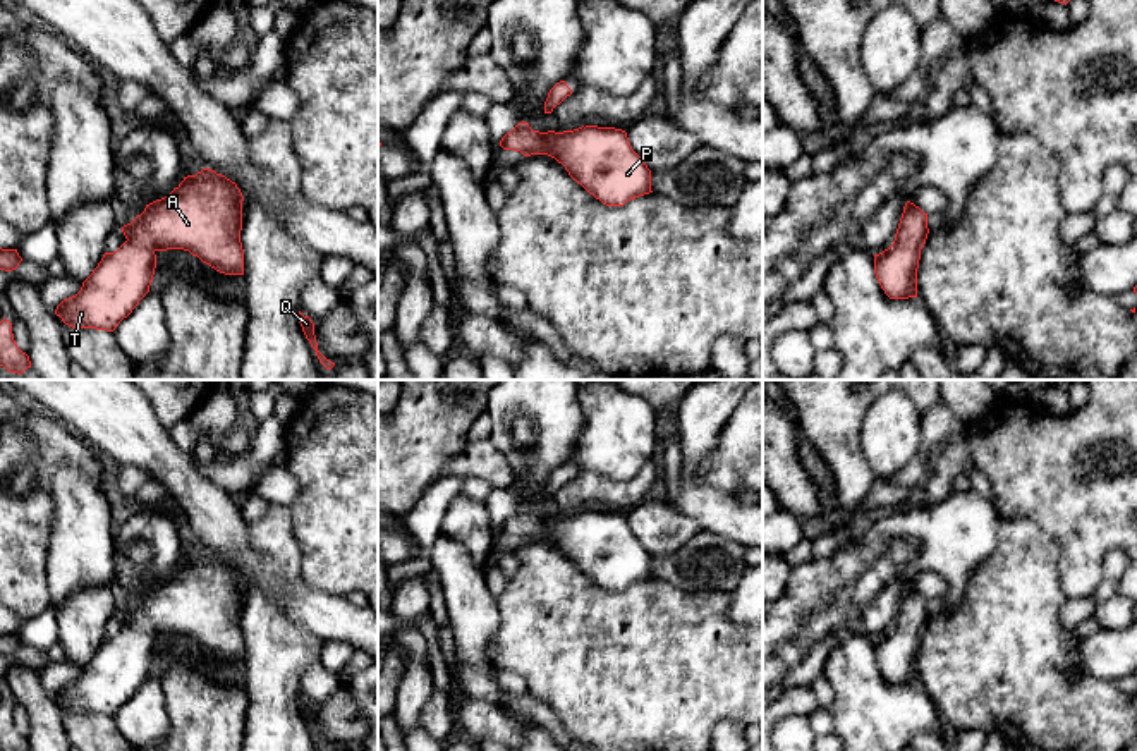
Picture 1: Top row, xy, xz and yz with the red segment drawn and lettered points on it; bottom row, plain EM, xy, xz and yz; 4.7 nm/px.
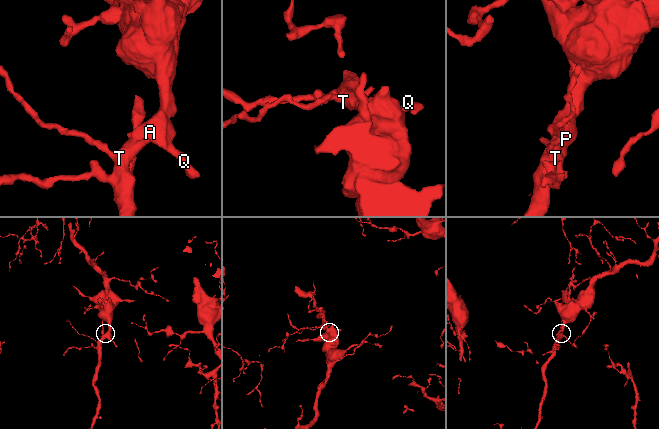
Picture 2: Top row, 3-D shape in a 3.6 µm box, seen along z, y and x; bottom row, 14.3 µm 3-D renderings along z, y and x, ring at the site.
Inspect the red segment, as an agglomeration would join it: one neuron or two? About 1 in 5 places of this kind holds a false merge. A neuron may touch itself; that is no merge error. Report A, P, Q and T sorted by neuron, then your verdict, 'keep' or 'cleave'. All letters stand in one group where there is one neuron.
groups A P Q T; keep

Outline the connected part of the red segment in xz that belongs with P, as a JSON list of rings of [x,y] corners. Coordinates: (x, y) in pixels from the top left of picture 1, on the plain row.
[[[522,505],[502,522],[500,531],[524,541],[555,543],[577,569],[606,591],[623,591],[653,577],[651,555],[622,514],[582,510],[563,517],[539,517]]]

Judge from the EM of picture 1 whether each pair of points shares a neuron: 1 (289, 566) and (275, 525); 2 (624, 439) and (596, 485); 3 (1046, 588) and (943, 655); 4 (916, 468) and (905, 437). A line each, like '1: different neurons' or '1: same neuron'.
1: same neuron
2: different neurons
3: same neuron
4: different neurons

